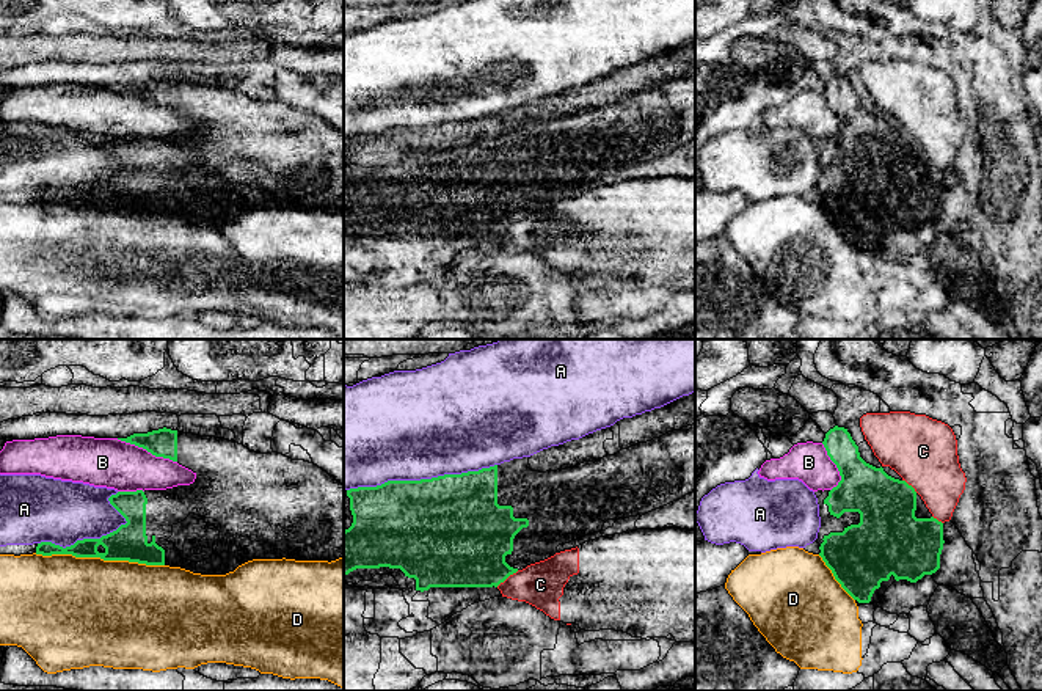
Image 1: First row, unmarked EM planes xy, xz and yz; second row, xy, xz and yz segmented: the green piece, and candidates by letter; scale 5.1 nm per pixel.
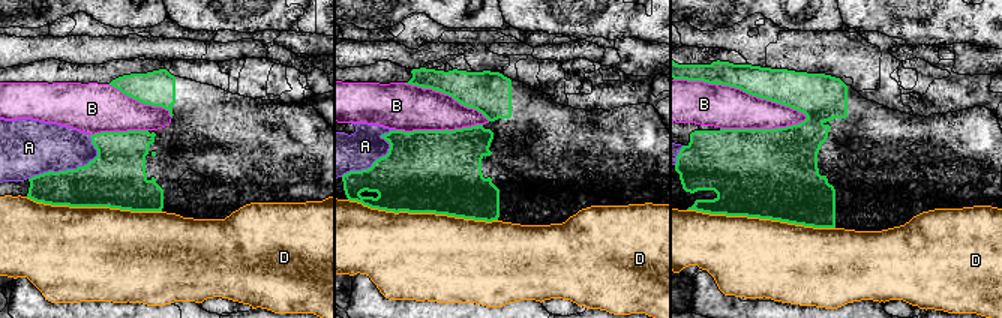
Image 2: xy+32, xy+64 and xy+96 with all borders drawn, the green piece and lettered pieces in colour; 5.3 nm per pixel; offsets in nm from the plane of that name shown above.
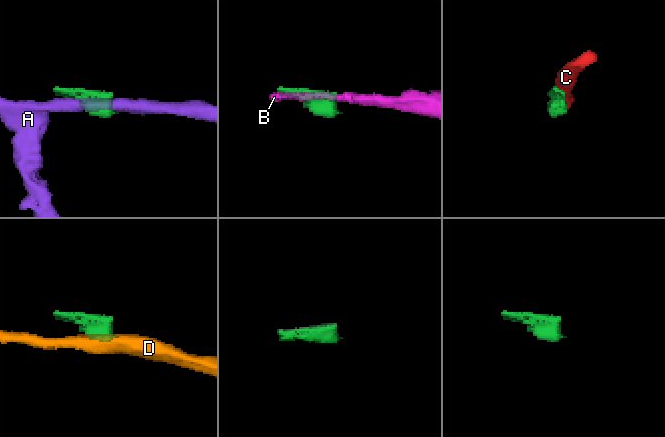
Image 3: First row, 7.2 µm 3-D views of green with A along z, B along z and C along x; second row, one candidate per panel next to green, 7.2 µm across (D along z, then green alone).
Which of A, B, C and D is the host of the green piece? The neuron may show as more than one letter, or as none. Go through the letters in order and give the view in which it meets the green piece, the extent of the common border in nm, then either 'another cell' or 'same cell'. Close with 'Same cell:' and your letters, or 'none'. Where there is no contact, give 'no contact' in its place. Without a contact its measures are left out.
A: contact in xz; length 800 nm; another cell
B: contact in xy; length 340 nm; another cell
C: contact in xz; length 150 nm; another cell
D: contact in xy; length 650 nm; another cell
Same cell: none

